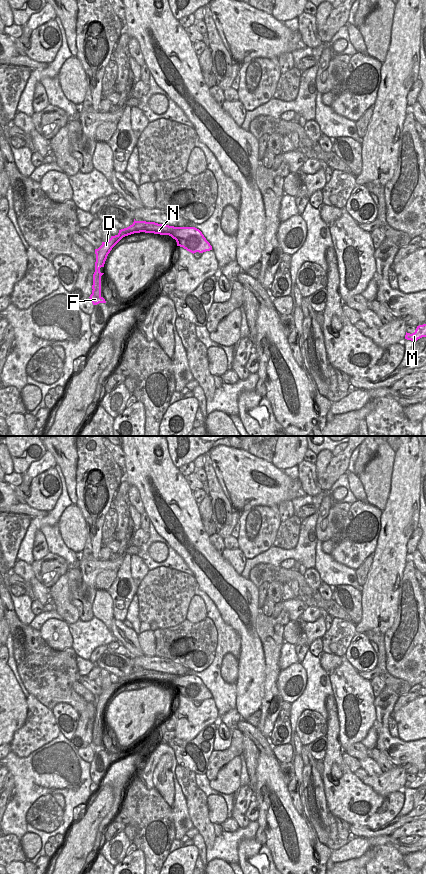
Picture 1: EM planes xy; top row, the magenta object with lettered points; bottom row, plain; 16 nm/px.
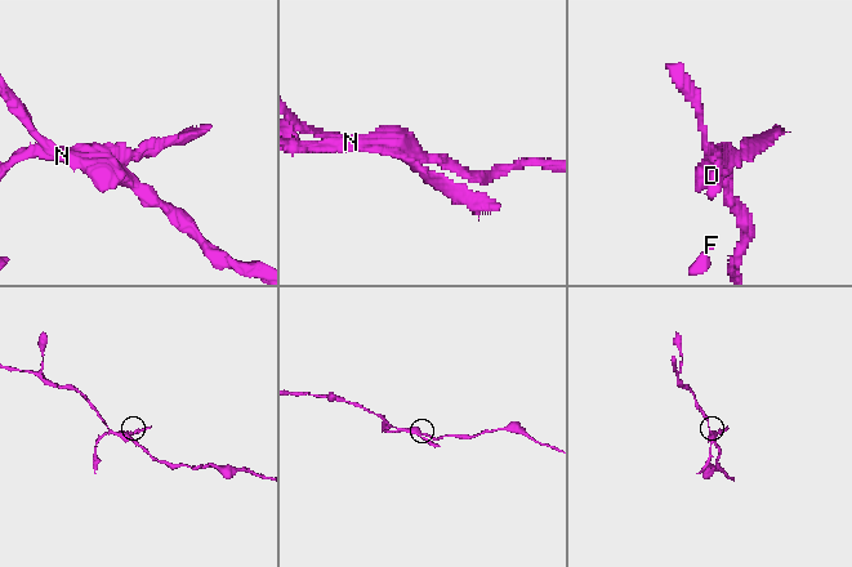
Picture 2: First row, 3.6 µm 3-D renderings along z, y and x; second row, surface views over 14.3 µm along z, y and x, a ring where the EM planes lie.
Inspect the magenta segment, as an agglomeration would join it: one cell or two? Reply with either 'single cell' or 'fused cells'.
fused cells

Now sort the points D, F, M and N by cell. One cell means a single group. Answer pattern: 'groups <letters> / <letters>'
groups D F N / M

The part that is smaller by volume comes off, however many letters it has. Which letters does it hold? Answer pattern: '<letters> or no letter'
D, F, N

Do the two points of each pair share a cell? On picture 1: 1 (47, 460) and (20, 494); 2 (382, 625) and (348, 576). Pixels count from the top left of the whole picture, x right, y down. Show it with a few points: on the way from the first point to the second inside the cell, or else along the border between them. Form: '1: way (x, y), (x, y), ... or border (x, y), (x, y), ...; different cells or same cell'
1: way (38, 467), (26, 479), (25, 485); same cell
2: border (363, 586), (361, 592); different cells

